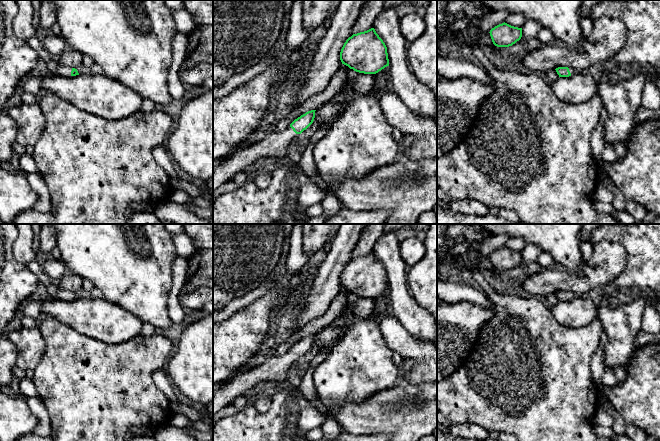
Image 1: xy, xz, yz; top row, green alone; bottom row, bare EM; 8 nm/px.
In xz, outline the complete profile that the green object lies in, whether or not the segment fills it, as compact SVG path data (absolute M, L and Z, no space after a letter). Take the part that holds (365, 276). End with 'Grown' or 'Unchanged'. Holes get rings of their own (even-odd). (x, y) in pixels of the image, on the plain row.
M374 252L349 261L341 273L340 284L364 298L376 298L389 290L387 271Z. Unchanged

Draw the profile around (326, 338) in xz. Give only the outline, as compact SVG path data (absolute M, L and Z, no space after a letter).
M345 306L345 309L328 326L315 335L314 345L318 345L318 352L323 351L326 354L330 352L341 338L344 329L357 319L358 317Z

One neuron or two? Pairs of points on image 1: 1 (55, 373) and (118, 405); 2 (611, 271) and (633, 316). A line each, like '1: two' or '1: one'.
1: one
2: two

